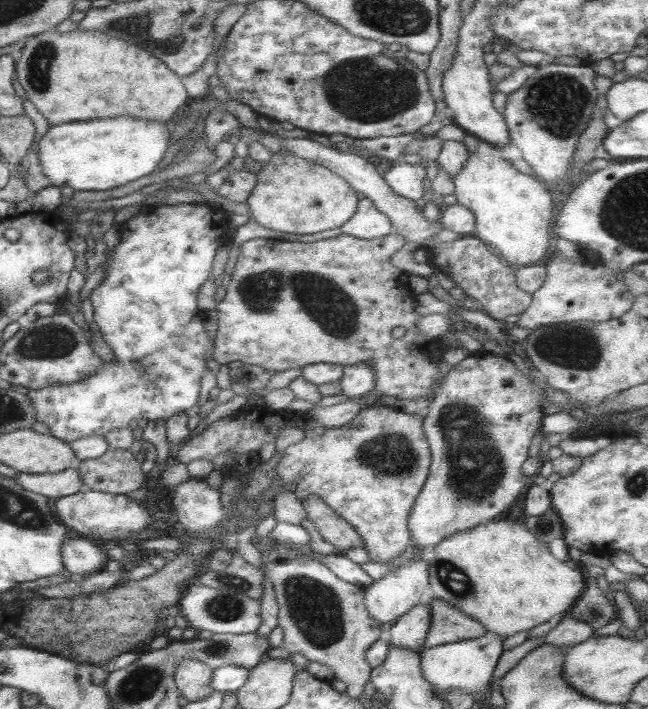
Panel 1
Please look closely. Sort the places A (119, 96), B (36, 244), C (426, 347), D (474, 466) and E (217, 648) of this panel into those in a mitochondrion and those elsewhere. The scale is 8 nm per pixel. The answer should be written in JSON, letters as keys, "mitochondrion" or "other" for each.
{"A":"other","B":"other","C":"other","D":"mitochondrion","E":"mitochondrion"}

